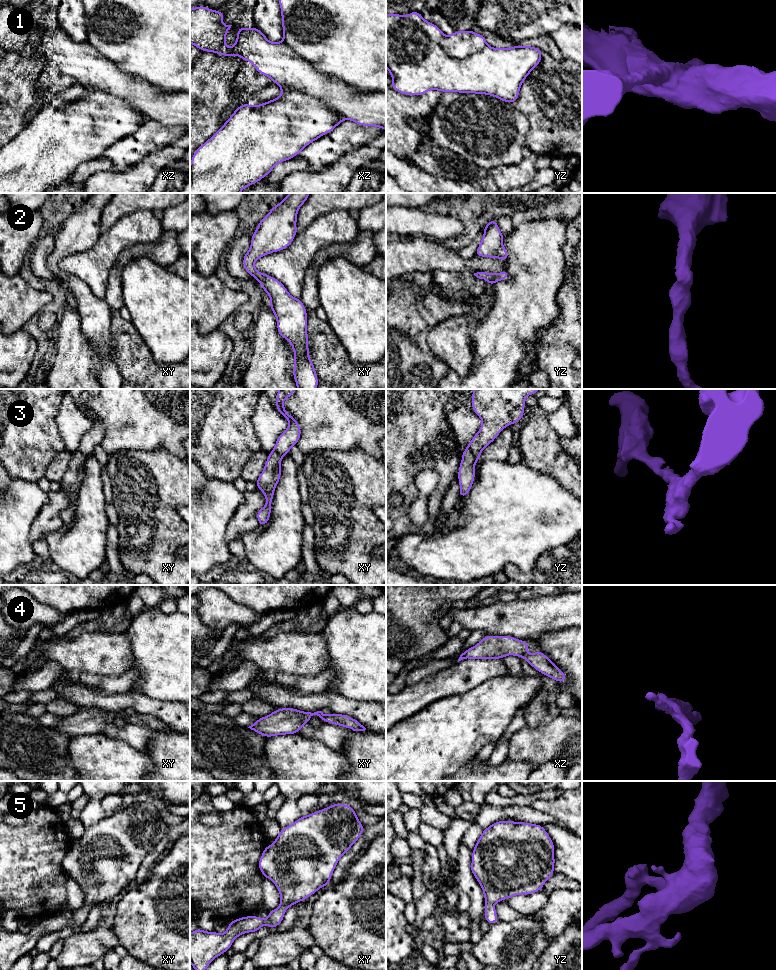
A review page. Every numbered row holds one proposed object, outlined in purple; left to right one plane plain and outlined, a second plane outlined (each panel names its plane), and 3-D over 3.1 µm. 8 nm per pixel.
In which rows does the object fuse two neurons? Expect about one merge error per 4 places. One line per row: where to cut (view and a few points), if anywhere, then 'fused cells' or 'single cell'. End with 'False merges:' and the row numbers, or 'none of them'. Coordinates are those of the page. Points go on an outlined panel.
1: xz (282, 41), (319, 71), (341, 79), (355, 89), (385, 92) | fused cells
2: no cut | single cell
3: no cut | single cell
4: no cut | single cell
5: no cut | single cell
False merges: 1

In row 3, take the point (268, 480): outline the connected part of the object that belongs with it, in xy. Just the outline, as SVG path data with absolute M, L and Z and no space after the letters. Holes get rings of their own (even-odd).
M278 389L275 408L288 420L289 425L277 438L275 446L265 462L264 469L256 481L257 489L264 493L266 499L265 506L256 513L259 527L266 525L270 519L274 491L281 478L282 457L288 455L290 449L298 443L301 437L300 425L283 406L283 401L293 396L294 391L295 389Z

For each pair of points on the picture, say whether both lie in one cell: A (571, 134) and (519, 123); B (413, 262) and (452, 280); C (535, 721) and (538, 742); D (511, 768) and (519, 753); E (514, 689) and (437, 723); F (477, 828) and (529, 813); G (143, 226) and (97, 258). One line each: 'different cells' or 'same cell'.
A: different cells
B: different cells
C: different cells
D: different cells
E: same cell
F: same cell
G: same cell

